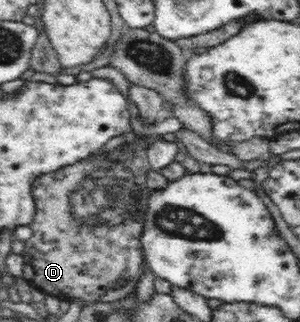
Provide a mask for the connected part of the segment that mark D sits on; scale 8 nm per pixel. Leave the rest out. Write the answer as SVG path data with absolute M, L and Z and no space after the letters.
M133 134L128 136L123 145L116 149L108 151L106 154L98 154L90 156L89 159L77 160L76 163L69 166L59 168L52 173L38 175L36 182L32 184L32 199L35 213L33 219L29 222L29 227L32 230L31 239L24 242L25 249L21 253L24 259L23 278L26 279L33 287L44 294L56 296L59 299L82 300L84 304L98 303L100 298L107 292L117 290L120 282L128 282L136 279L141 274L142 262L144 262L142 248L140 246L127 246L125 242L128 240L140 240L140 232L142 232L142 216L145 216L147 209L147 200L150 196L151 189L146 186L146 176L152 169L147 160L148 139L150 135Z

